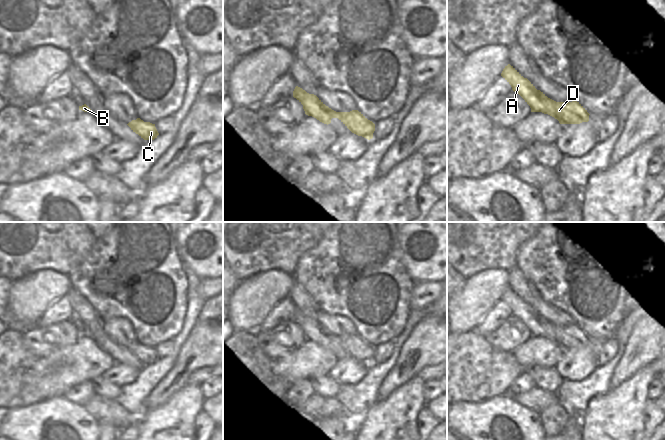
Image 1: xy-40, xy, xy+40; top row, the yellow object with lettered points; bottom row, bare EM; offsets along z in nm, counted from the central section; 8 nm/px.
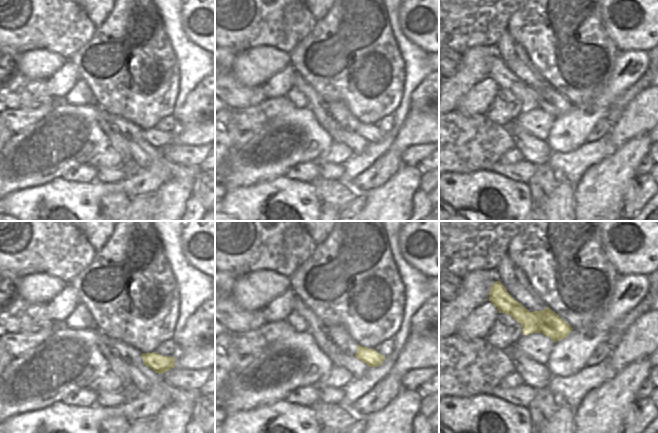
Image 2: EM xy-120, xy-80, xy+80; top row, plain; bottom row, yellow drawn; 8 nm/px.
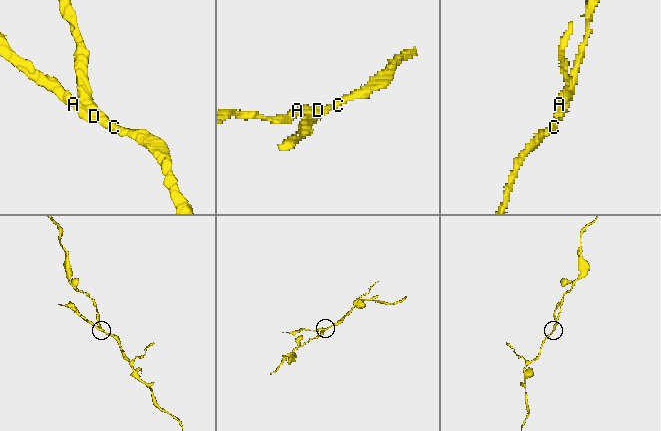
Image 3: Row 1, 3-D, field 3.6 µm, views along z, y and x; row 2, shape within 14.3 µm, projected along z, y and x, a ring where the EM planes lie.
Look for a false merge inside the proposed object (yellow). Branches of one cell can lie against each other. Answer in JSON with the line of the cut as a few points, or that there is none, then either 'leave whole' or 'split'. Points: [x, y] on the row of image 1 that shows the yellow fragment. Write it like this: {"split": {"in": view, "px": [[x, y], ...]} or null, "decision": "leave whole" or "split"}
{"split": {"in": "xy+40", "px": [[537, 90], [531, 93], [519, 94]]}, "decision": "split"}

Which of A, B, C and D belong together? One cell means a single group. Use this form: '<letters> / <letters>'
A / B C D

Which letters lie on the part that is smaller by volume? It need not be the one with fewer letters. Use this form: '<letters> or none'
A

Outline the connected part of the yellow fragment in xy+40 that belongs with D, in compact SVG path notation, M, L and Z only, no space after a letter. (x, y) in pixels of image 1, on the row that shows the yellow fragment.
M537 90L532 94L520 96L530 106L531 112L542 112L559 121L560 124L580 124L589 121L589 113L576 100L572 102L556 102Z

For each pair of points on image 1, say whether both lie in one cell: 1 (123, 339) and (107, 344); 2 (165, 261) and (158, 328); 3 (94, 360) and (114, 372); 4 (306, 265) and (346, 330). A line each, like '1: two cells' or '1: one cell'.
1: two cells
2: one cell
3: two cells
4: two cells

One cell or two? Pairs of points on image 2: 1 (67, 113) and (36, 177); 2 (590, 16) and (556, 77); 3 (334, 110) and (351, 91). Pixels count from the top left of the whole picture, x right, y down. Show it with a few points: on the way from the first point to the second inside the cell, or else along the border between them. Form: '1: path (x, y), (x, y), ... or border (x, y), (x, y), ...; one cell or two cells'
1: path (67, 129), (37, 161); one cell
2: path (581, 31), (581, 42), (571, 62); one cell
3: border (325, 102), (341, 101), (357, 118); two cells

